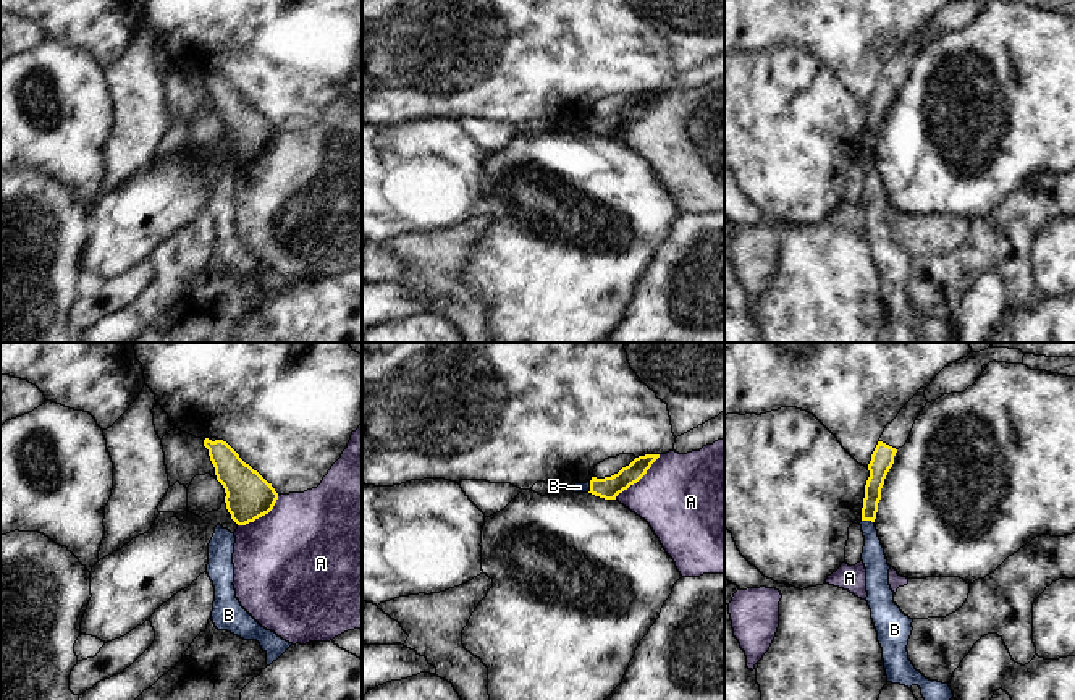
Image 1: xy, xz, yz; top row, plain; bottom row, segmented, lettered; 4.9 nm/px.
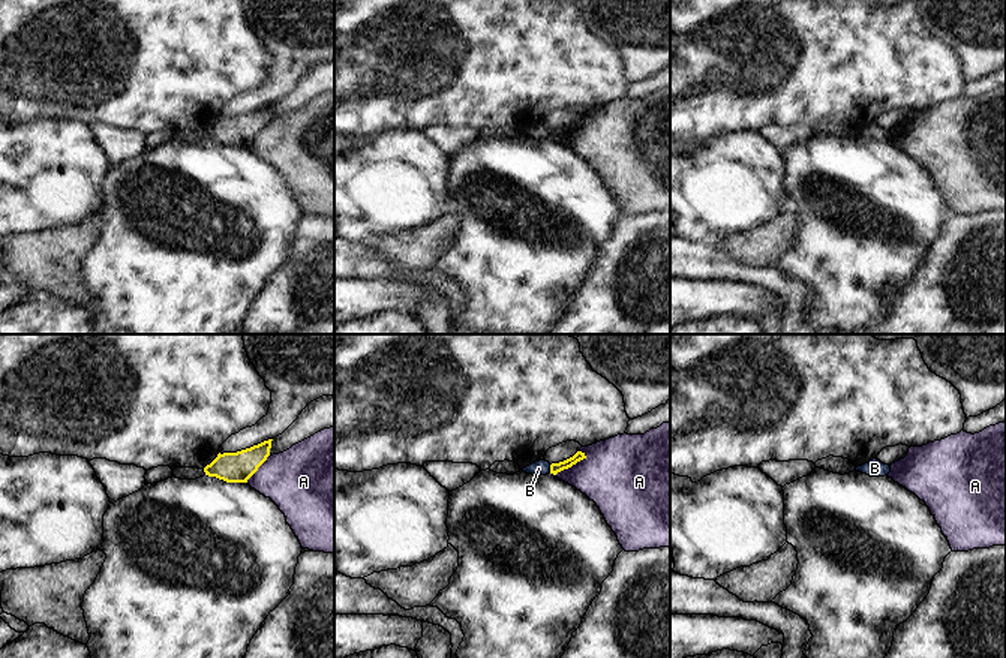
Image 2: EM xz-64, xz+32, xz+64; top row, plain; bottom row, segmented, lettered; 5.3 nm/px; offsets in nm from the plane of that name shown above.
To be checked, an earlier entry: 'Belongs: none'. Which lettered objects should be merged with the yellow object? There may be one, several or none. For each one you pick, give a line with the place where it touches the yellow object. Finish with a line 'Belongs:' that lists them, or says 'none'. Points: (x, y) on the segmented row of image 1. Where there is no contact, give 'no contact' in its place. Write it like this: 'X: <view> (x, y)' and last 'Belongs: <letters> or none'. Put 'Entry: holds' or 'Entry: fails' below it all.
Belongs: none
Entry: holds

